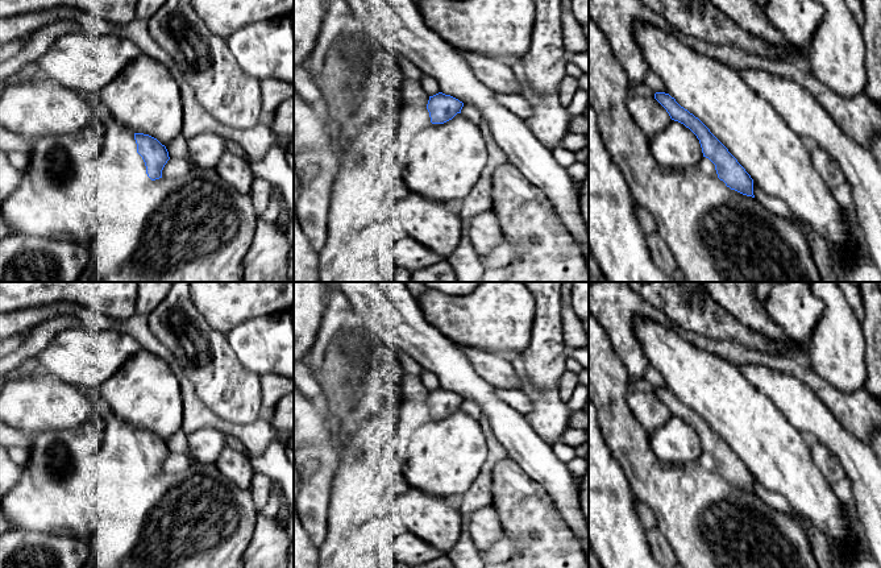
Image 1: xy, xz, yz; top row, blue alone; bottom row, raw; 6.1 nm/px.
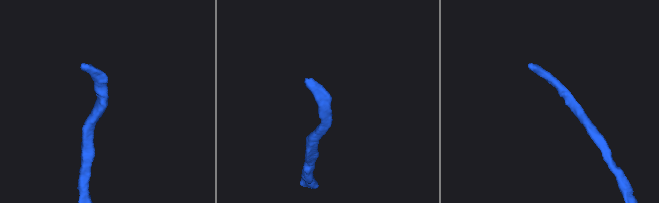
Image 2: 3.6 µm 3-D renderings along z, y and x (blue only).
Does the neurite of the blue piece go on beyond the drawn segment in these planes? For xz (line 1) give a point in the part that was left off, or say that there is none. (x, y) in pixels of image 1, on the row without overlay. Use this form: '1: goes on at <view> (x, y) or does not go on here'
1: does not go on here

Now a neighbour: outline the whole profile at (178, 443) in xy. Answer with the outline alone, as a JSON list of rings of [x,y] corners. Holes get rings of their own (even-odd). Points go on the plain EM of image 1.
[[[179,428],[173,436],[170,436],[166,440],[166,444],[169,447],[169,452],[186,455],[190,457],[190,448],[188,448],[187,436],[188,435],[183,431],[183,428]]]

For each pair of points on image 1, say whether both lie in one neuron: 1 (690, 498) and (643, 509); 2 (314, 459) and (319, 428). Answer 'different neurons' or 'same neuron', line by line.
1: different neurons
2: different neurons

